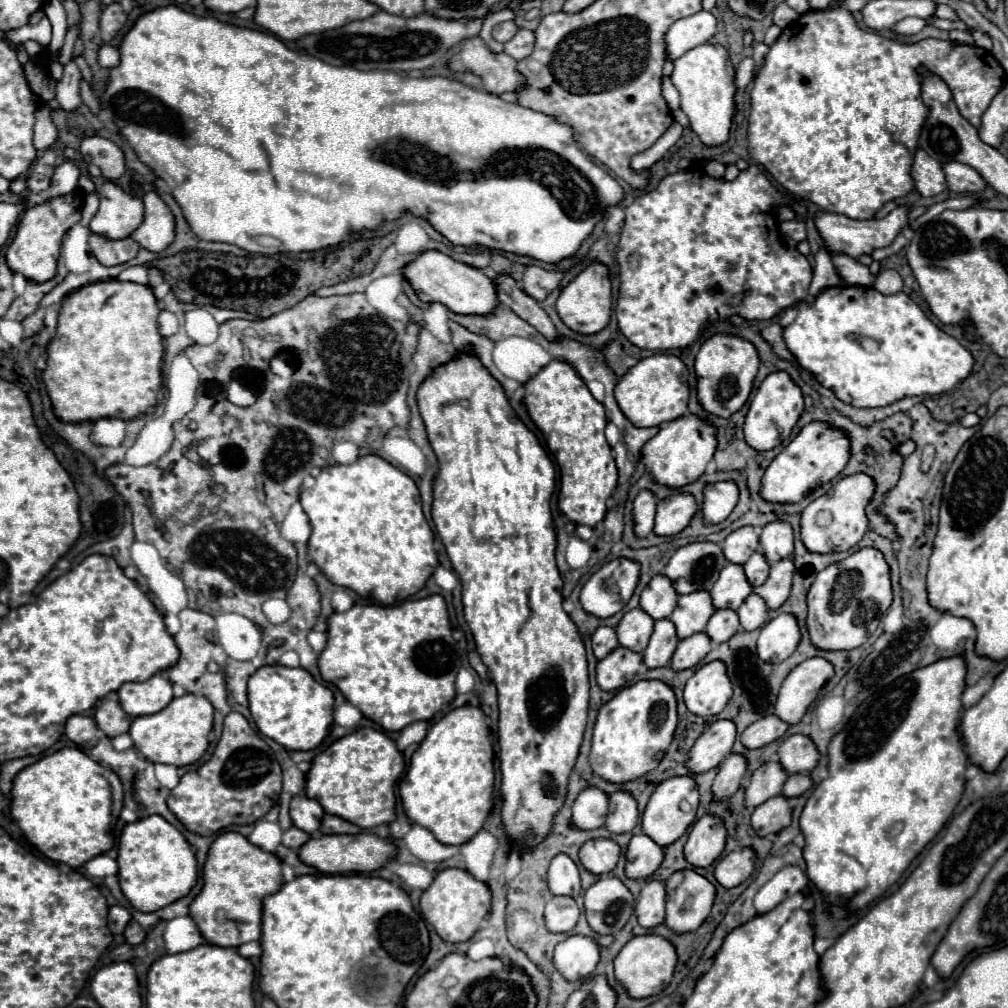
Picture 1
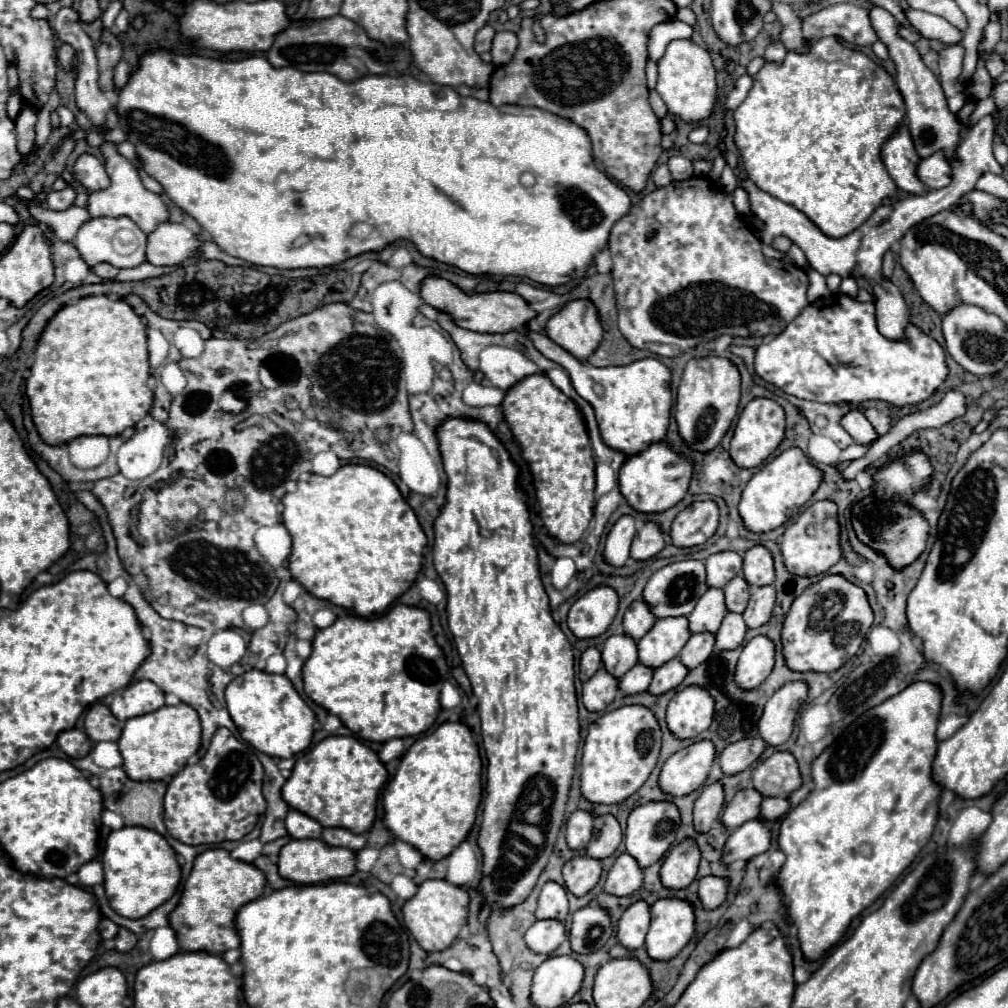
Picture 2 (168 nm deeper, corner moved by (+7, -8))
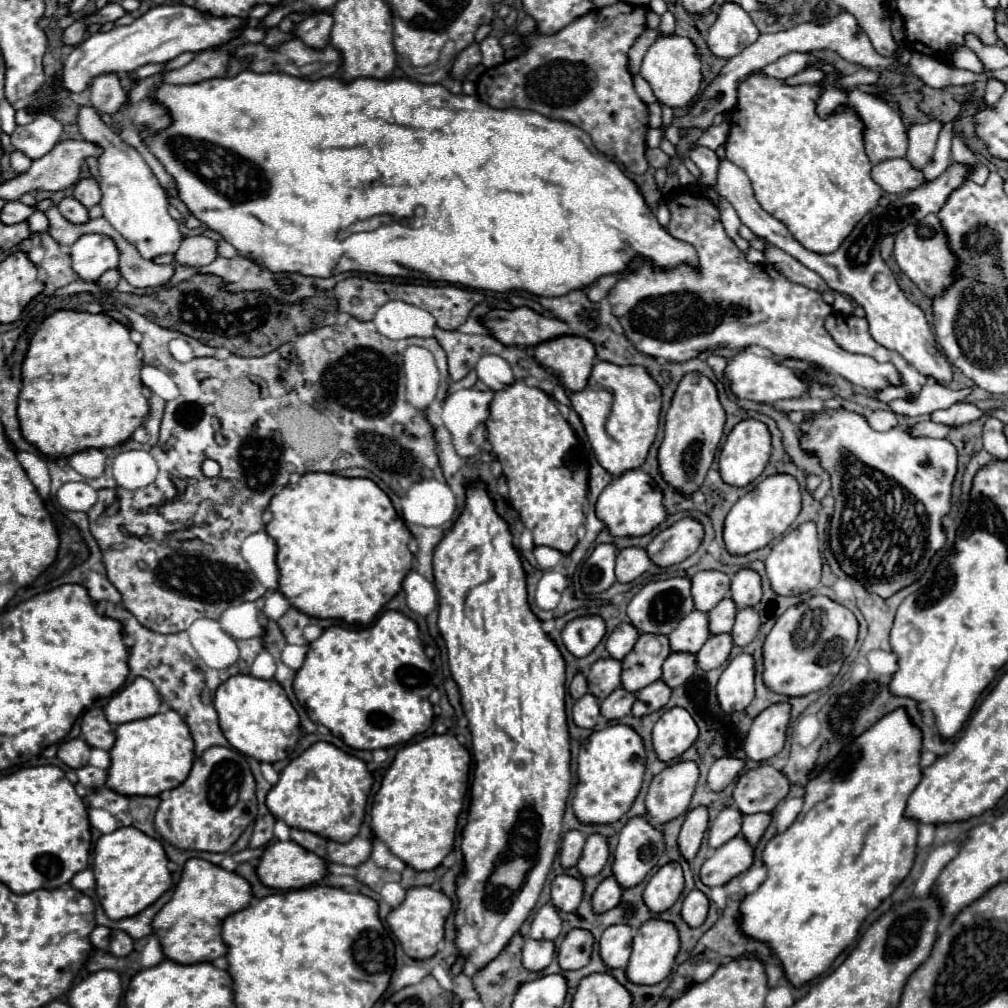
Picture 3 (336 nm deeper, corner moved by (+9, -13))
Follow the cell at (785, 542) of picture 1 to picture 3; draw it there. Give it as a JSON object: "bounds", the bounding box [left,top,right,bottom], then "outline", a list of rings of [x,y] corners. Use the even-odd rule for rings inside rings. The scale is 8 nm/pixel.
{"bounds":[731,568,763,606],"outline":[[[743,568],[731,578],[731,598],[737,606],[757,606],[759,598],[763,596],[761,576],[751,570]]]}

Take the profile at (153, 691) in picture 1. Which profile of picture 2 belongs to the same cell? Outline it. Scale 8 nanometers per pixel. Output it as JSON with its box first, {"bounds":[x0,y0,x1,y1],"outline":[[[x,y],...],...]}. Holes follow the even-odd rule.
{"bounds":[111,681,165,721],"outline":[[[135,681],[129,687],[115,693],[115,699],[111,703],[111,713],[125,721],[137,715],[145,715],[151,711],[157,711],[165,705],[163,691],[153,681]]]}

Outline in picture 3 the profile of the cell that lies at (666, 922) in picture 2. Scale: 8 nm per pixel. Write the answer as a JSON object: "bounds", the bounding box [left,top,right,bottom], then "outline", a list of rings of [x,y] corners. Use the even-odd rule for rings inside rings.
{"bounds":[627,918,681,984],"outline":[[[651,918],[647,920],[635,934],[633,938],[633,952],[627,964],[627,978],[635,984],[657,984],[663,978],[667,978],[673,970],[675,956],[681,948],[679,940],[679,930],[673,922],[661,920],[661,918]]]}

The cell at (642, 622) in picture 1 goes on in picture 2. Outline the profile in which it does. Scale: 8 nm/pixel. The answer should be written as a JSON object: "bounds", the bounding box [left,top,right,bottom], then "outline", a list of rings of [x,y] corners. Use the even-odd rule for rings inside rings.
{"bounds":[601,633,637,679],"outline":[[[623,633],[611,635],[601,649],[601,661],[607,673],[621,679],[637,663],[637,643]]]}

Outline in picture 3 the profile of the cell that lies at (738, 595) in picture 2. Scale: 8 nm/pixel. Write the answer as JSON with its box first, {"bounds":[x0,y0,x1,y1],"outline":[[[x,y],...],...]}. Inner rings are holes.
{"bounds":[709,598,737,634],"outline":[[[723,598],[723,600],[709,612],[709,628],[711,628],[711,634],[729,632],[731,626],[735,624],[735,614],[737,614],[735,602],[731,602],[731,598]]]}

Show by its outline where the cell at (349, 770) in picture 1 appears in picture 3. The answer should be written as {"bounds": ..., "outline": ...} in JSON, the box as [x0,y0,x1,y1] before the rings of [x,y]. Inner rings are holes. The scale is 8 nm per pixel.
{"bounds":[267,742,373,842],"outline":[[[315,742],[281,772],[279,782],[267,794],[267,808],[291,828],[307,830],[335,842],[349,842],[359,834],[371,786],[373,774],[361,758],[331,742]]]}

